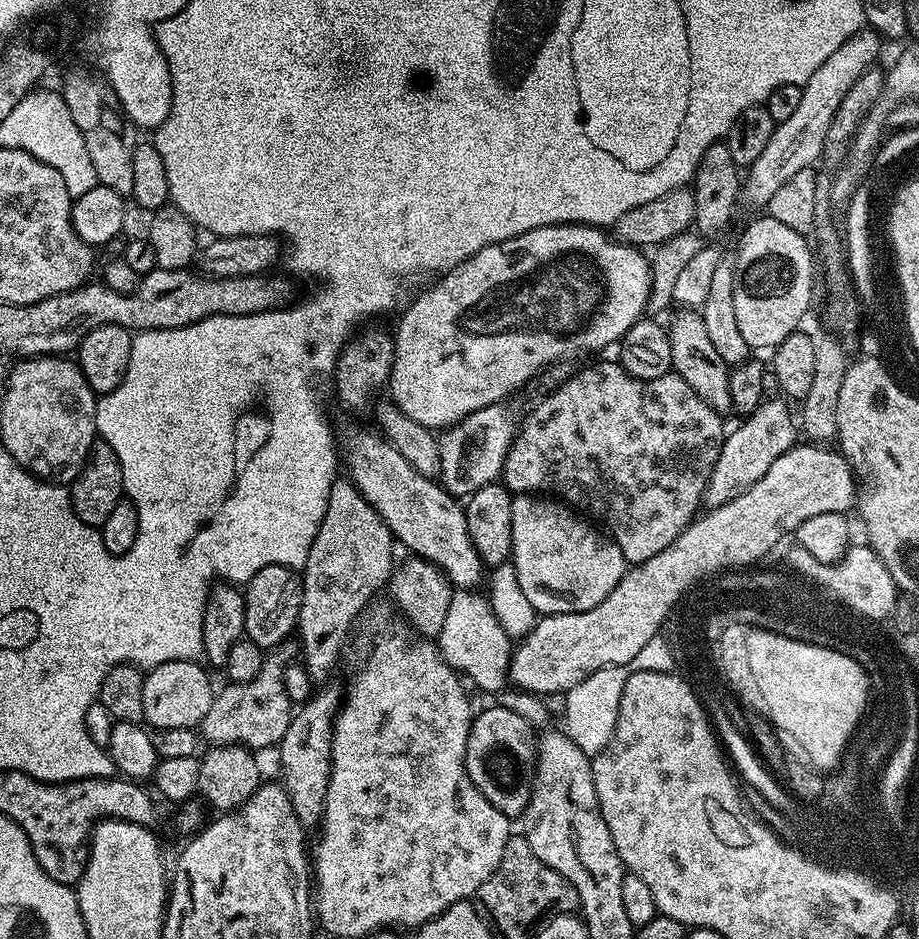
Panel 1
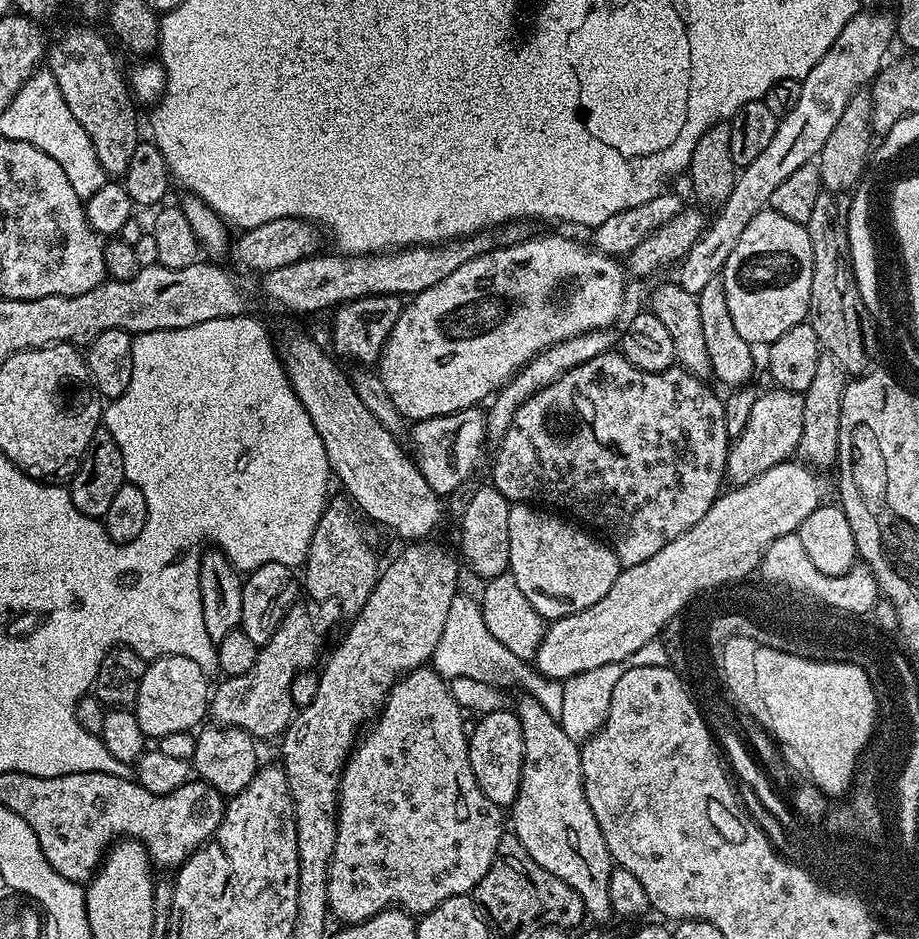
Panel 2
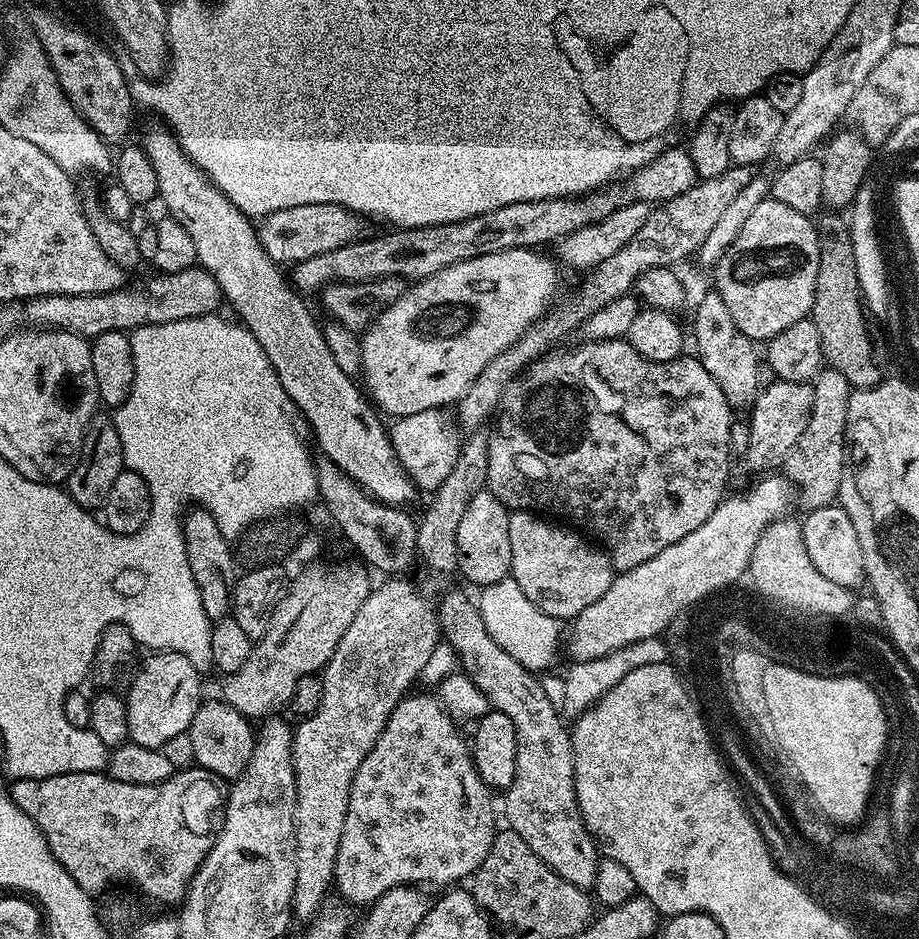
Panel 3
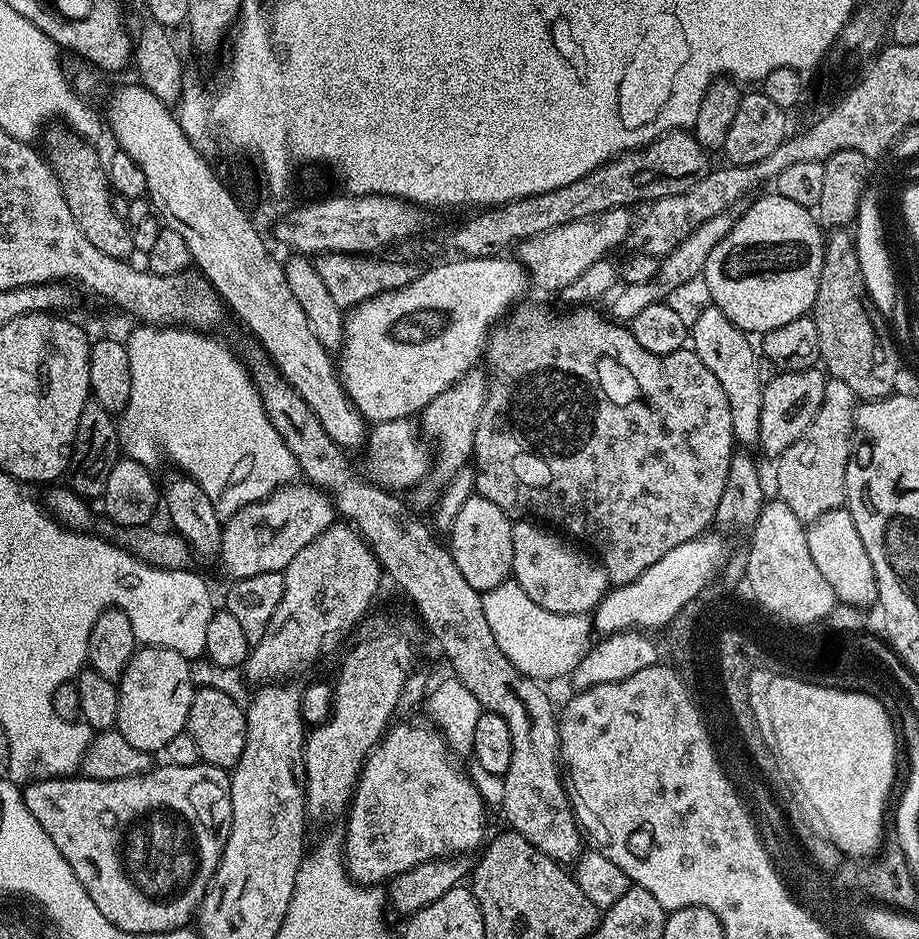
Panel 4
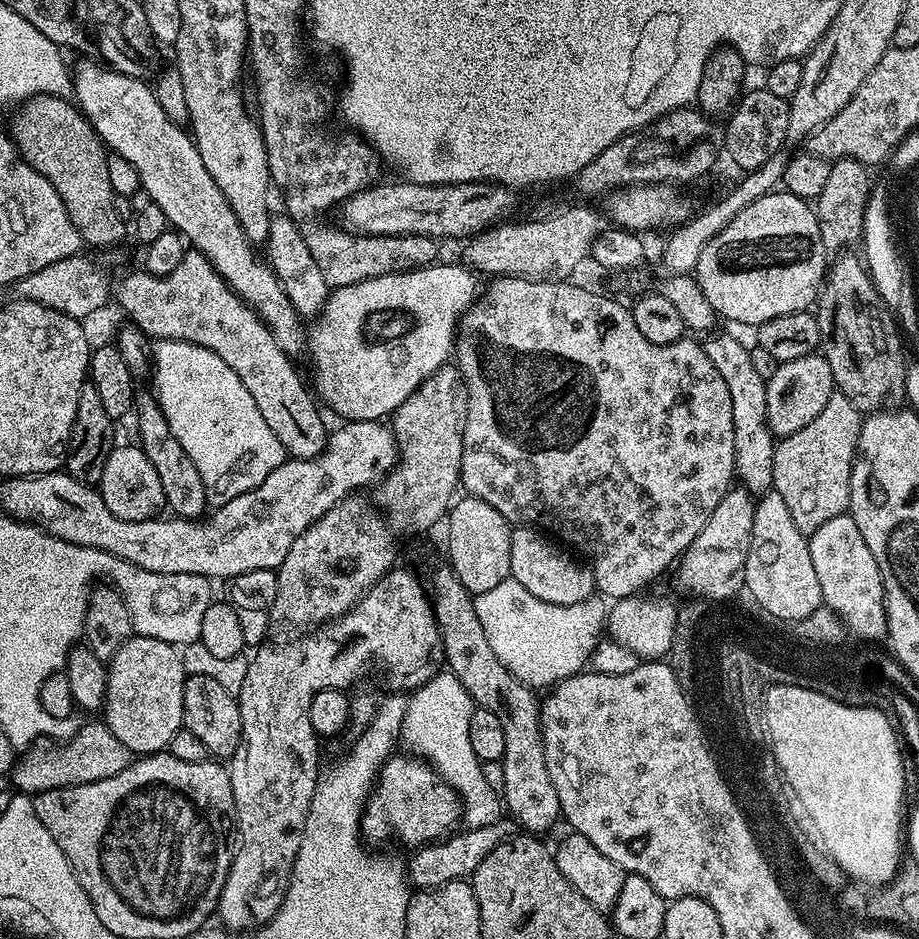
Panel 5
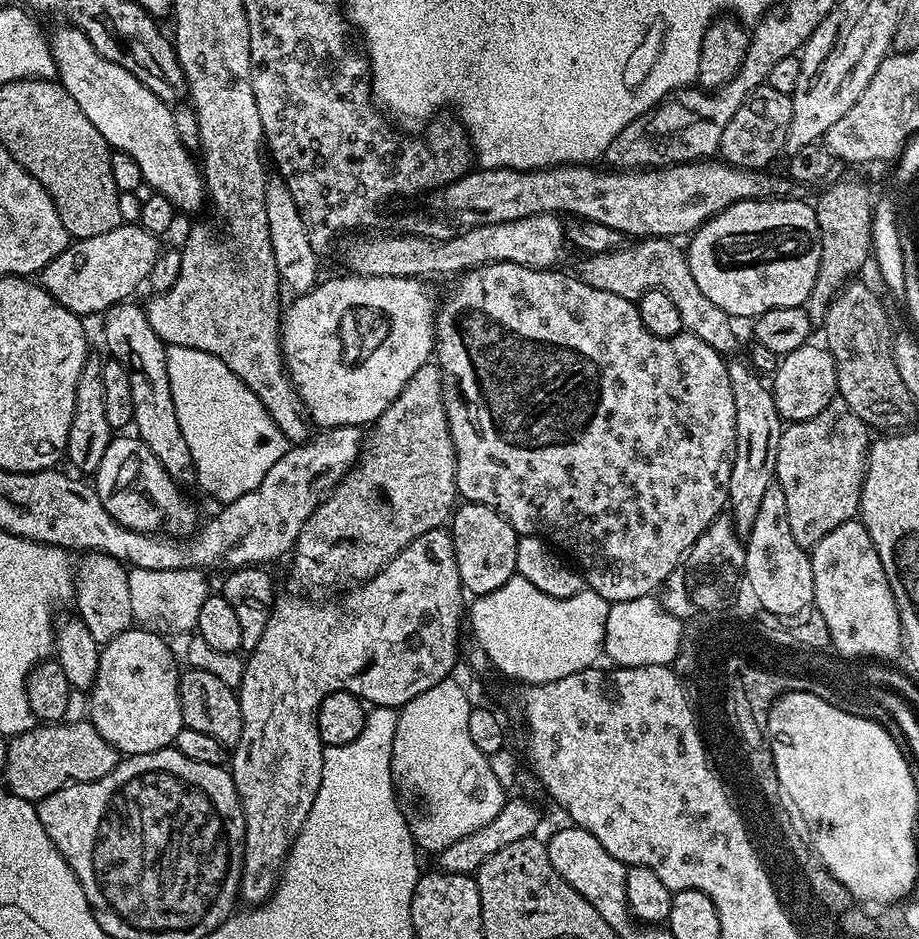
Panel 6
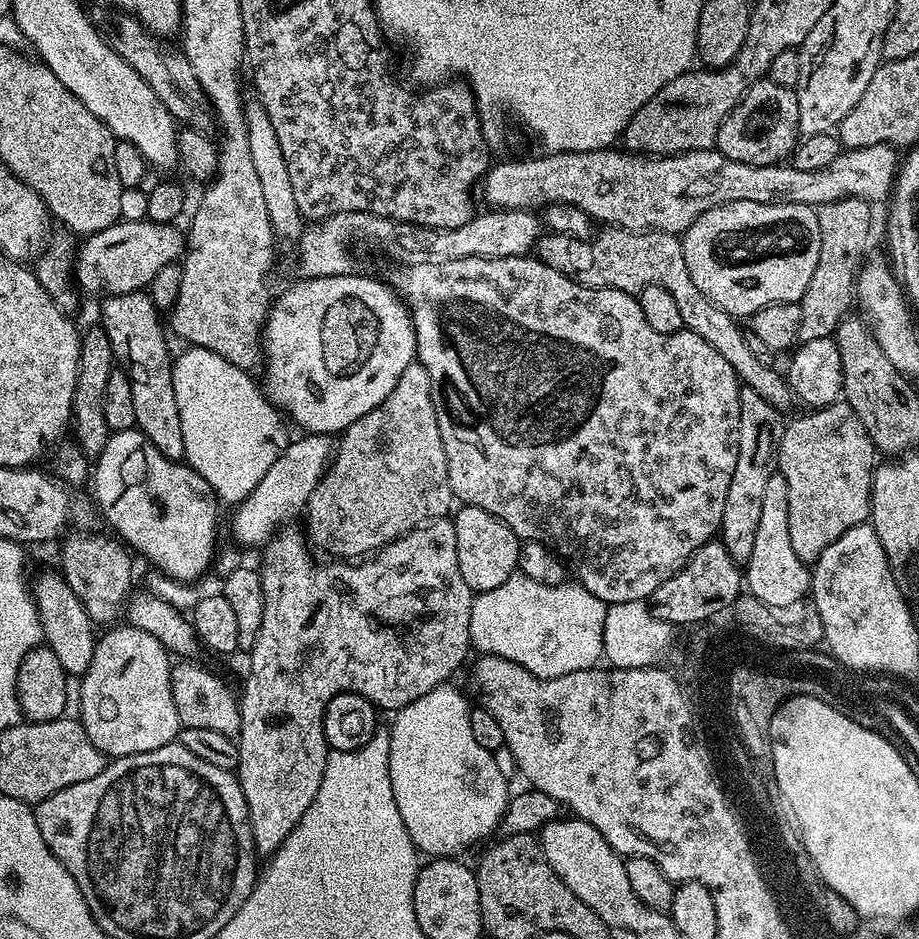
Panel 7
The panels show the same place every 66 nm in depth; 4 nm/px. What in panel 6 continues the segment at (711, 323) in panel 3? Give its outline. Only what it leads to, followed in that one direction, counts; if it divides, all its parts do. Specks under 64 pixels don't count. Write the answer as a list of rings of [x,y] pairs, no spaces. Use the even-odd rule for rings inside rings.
[[[729,359],[727,365],[730,390],[734,390],[736,419],[736,453],[734,466],[730,470],[728,504],[737,536],[747,538],[754,526],[754,518],[758,518],[758,506],[762,502],[762,494],[766,494],[766,490],[776,479],[776,459],[782,421],[774,406],[771,387],[762,379],[761,373],[744,360],[742,362]]]

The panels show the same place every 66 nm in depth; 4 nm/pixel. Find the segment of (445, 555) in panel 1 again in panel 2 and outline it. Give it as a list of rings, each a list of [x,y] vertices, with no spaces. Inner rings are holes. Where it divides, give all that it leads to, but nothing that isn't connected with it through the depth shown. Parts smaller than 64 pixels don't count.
[[[292,336],[288,341],[285,342],[284,348],[282,344],[282,359],[284,362],[284,370],[288,373],[288,381],[290,386],[294,390],[294,394],[298,398],[298,402],[302,402],[302,406],[306,410],[306,414],[310,414],[310,422],[314,422],[314,430],[318,434],[318,438],[322,438],[322,446],[326,446],[326,458],[328,459],[328,466],[333,477],[336,476],[340,479],[341,484],[352,494],[350,495],[350,500],[353,505],[361,513],[365,512],[370,519],[374,520],[376,523],[381,524],[384,528],[389,528],[392,532],[397,532],[398,535],[404,539],[404,542],[420,542],[428,536],[436,527],[440,524],[440,519],[444,516],[444,508],[442,505],[442,497],[438,495],[434,489],[430,486],[430,482],[426,482],[426,478],[422,478],[420,473],[420,467],[416,465],[415,459],[411,455],[408,456],[406,453],[400,449],[401,441],[397,437],[390,434],[390,430],[386,430],[386,426],[382,426],[382,422],[378,422],[378,418],[374,418],[374,414],[370,414],[370,410],[366,410],[366,406],[362,406],[362,398],[358,398],[358,394],[354,394],[354,386],[352,385],[351,379],[339,368],[341,365],[337,363],[331,355],[327,356],[318,345],[312,340],[307,340],[304,336]]]

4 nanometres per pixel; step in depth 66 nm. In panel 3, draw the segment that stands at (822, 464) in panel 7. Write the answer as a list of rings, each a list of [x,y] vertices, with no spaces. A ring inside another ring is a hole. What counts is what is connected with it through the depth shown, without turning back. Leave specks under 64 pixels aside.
[[[825,367],[812,384],[814,410],[810,410],[810,422],[802,430],[802,438],[794,442],[794,450],[784,460],[783,475],[792,485],[795,495],[805,504],[805,509],[824,508],[839,497],[842,470],[844,469],[844,431],[846,430],[846,406],[854,391],[850,382],[838,370]]]

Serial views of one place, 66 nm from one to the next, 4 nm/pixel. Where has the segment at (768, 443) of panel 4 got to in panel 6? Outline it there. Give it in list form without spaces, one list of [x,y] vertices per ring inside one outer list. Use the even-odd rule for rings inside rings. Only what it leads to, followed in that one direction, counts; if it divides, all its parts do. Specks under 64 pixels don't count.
[[[820,342],[803,344],[798,346],[798,350],[790,350],[790,354],[779,357],[779,364],[770,376],[774,406],[784,422],[805,420],[814,418],[814,414],[822,414],[822,410],[826,410],[826,406],[837,399],[837,386],[838,370],[834,366],[834,358]]]

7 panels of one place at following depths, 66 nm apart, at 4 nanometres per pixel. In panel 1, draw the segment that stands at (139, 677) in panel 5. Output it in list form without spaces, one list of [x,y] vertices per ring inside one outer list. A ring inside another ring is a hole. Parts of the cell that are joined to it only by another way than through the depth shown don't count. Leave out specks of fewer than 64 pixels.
[[[171,660],[151,669],[144,677],[142,686],[143,723],[153,729],[170,726],[196,728],[206,718],[214,687],[204,673],[205,665],[194,660]]]

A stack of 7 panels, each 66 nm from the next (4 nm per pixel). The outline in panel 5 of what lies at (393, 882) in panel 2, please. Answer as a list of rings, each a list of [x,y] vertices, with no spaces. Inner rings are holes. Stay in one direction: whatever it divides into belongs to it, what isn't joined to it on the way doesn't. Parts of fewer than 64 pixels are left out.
[[[403,755],[389,756],[380,767],[364,807],[364,817],[360,819],[360,830],[376,844],[393,836],[398,843],[409,844],[409,849],[415,850],[453,835],[456,820],[458,824],[462,816],[462,805],[452,787],[440,779],[423,759]]]

